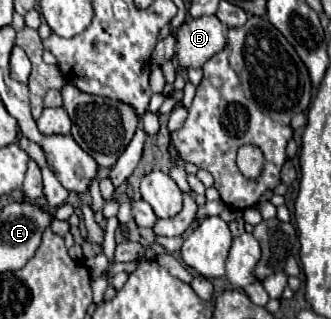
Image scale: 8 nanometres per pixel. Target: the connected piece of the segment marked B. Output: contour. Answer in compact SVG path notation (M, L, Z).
M216 16L188 18L174 34L174 54L182 68L202 68L216 52L226 46L228 26Z

